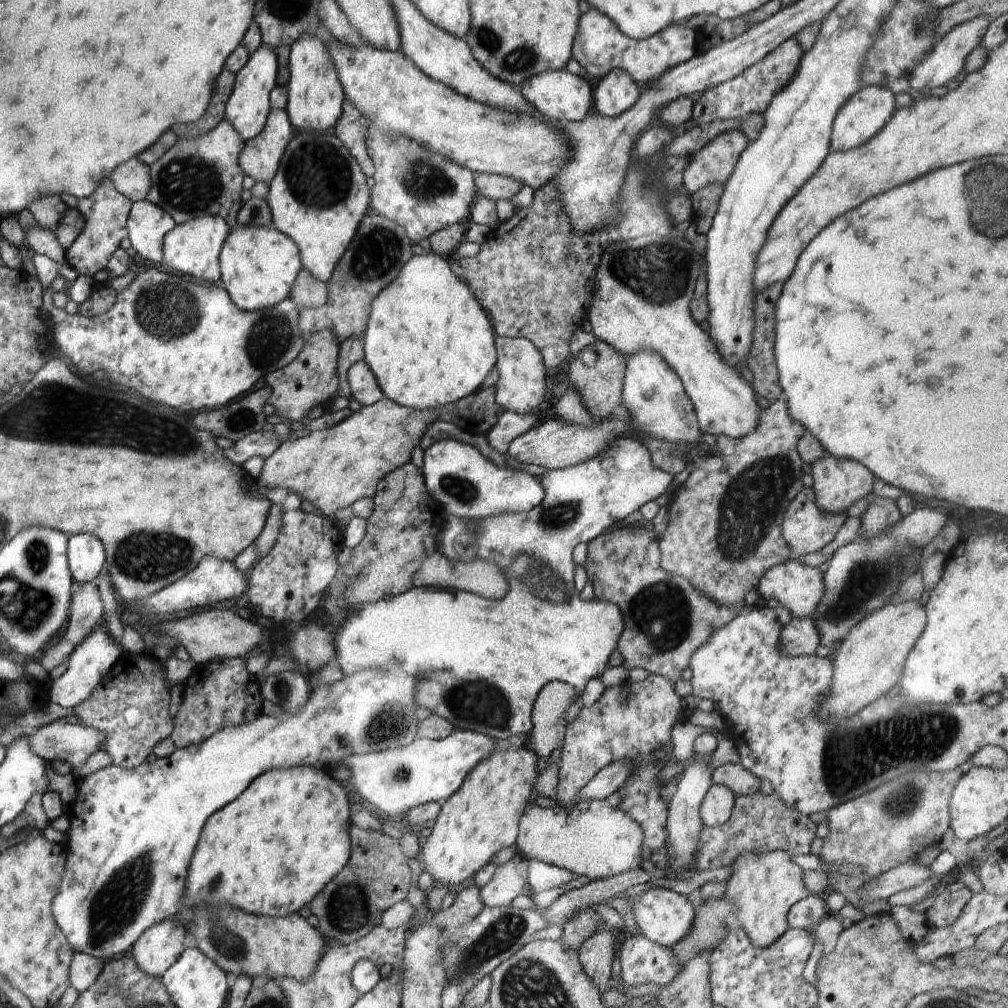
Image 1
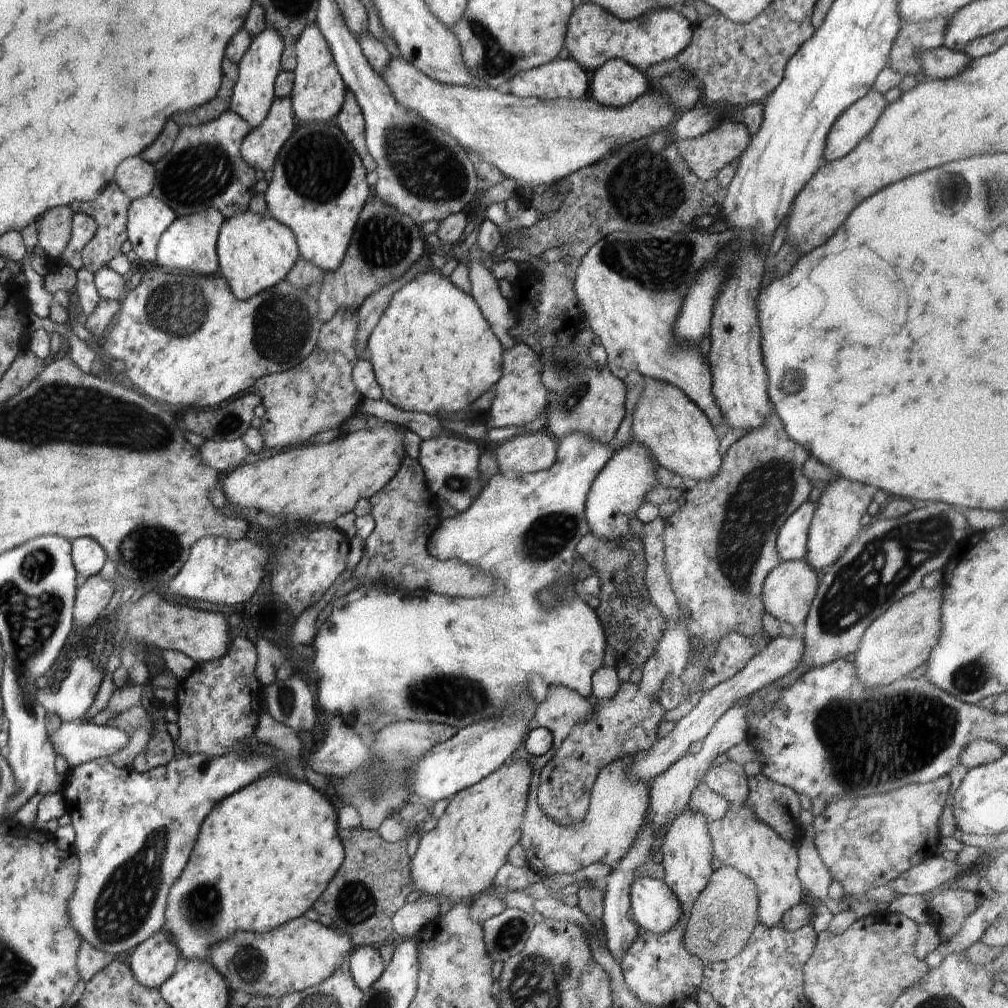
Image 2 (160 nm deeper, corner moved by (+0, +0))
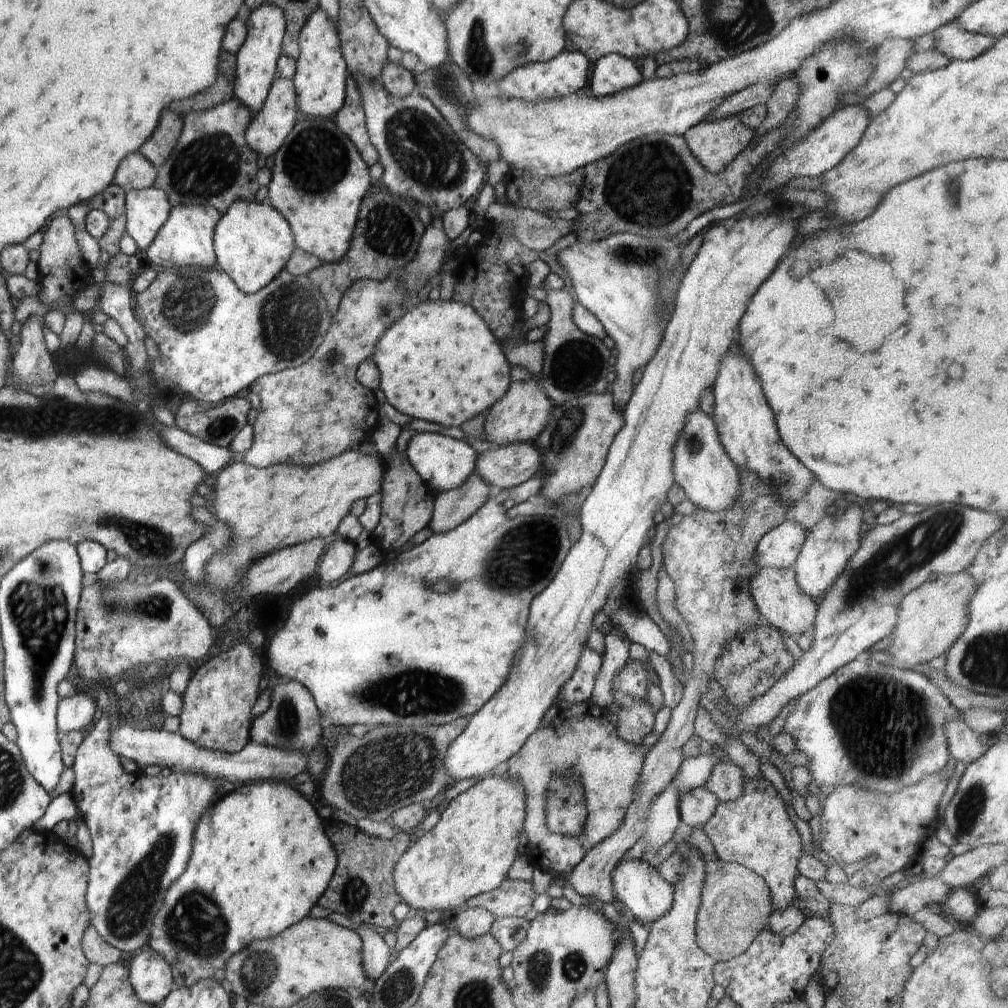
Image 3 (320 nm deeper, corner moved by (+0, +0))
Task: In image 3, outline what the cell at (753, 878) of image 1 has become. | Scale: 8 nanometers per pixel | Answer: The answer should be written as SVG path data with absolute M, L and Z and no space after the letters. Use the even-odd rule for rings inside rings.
M764 777L745 778L740 798L719 803L717 811L702 828L722 862L737 863L756 872L768 886L772 910L784 910L796 898L798 864L803 856L800 836L790 820L784 800Z

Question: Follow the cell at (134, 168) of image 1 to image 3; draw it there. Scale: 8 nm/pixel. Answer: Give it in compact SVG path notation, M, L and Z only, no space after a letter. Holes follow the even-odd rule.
M138 150L126 156L115 172L115 183L127 190L152 187L158 169Z

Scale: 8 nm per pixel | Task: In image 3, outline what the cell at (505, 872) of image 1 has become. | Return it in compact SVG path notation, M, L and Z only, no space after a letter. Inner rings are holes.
M465 907L463 911L453 915L452 924L460 932L460 936L473 940L489 934L496 916L484 908Z

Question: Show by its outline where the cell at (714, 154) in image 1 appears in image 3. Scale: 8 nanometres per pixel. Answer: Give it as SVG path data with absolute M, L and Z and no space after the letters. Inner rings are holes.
M739 115L724 118L704 120L688 129L684 134L686 144L698 162L707 168L707 171L719 173L728 166L746 147L752 144L755 138L755 130L748 128Z

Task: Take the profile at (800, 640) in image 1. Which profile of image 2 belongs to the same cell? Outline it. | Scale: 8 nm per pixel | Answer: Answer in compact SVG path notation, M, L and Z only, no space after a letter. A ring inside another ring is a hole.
M797 630L791 636L778 636L769 641L767 646L758 652L753 658L747 660L747 664L730 678L716 687L703 691L704 695L698 700L698 704L684 716L680 718L674 726L674 730L667 736L658 739L655 744L647 749L642 759L635 757L632 770L628 772L630 777L638 780L653 780L656 776L663 774L670 766L673 766L680 758L688 755L688 748L693 742L704 741L708 732L714 728L716 720L732 708L736 702L752 696L760 691L764 686L784 677L789 672L795 670L804 656L804 636L801 630Z

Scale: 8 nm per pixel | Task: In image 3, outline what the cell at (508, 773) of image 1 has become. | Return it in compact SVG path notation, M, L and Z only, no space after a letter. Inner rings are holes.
M492 774L492 778L484 778L456 796L440 815L436 826L429 832L420 832L418 840L396 862L394 881L401 902L406 902L412 912L437 910L452 917L464 910L469 899L496 890L507 878L518 856L517 848L526 816L526 792L512 776Z

